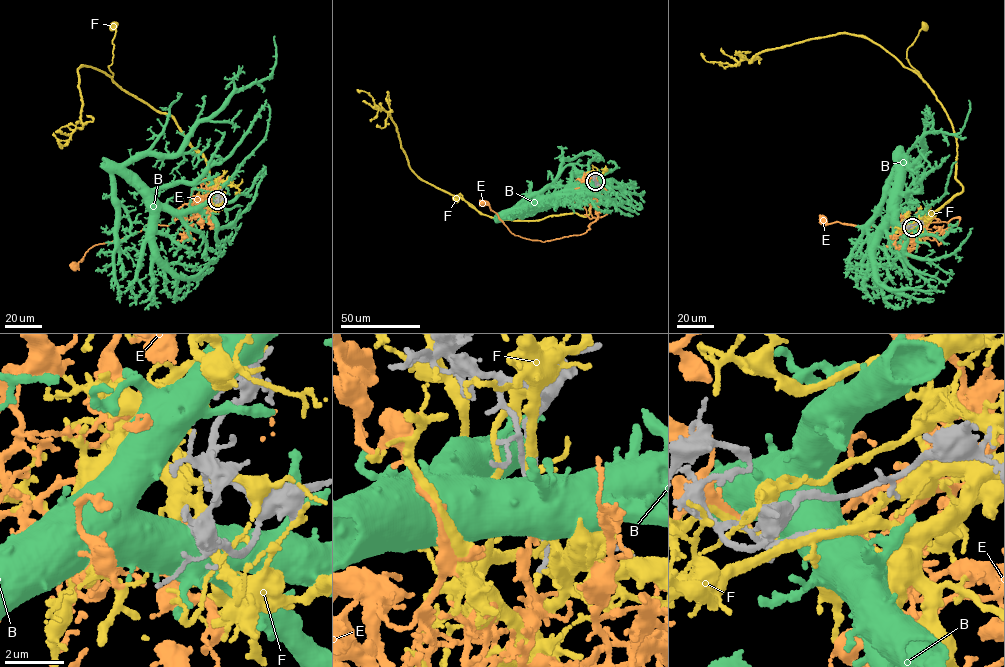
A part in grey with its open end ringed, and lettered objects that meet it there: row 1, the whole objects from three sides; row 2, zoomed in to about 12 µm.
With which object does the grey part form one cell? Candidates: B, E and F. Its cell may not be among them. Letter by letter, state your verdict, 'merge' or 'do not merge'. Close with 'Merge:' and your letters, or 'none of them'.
B: do not merge
E: merge
F: do not merge
Merge: E

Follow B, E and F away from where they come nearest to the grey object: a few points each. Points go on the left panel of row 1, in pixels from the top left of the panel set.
B: (217, 200), (180, 210), (160, 210), (149, 227), (150, 232)
E: (217, 200), (209, 204), (202, 188), (173, 221), (96, 245), (75, 265)
F: (217, 200), (204, 158), (175, 119), (126, 93), (113, 79), (109, 66), (113, 54), (114, 25)

